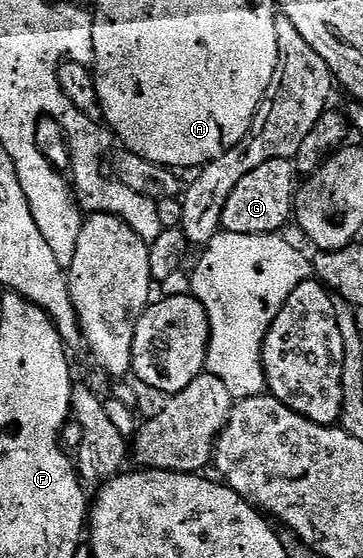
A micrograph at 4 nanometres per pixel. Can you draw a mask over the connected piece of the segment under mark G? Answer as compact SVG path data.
M272 159L257 167L239 181L239 185L229 194L227 201L221 208L221 225L224 230L233 233L247 233L248 235L268 235L280 232L287 221L290 222L296 190L294 164L287 159Z

